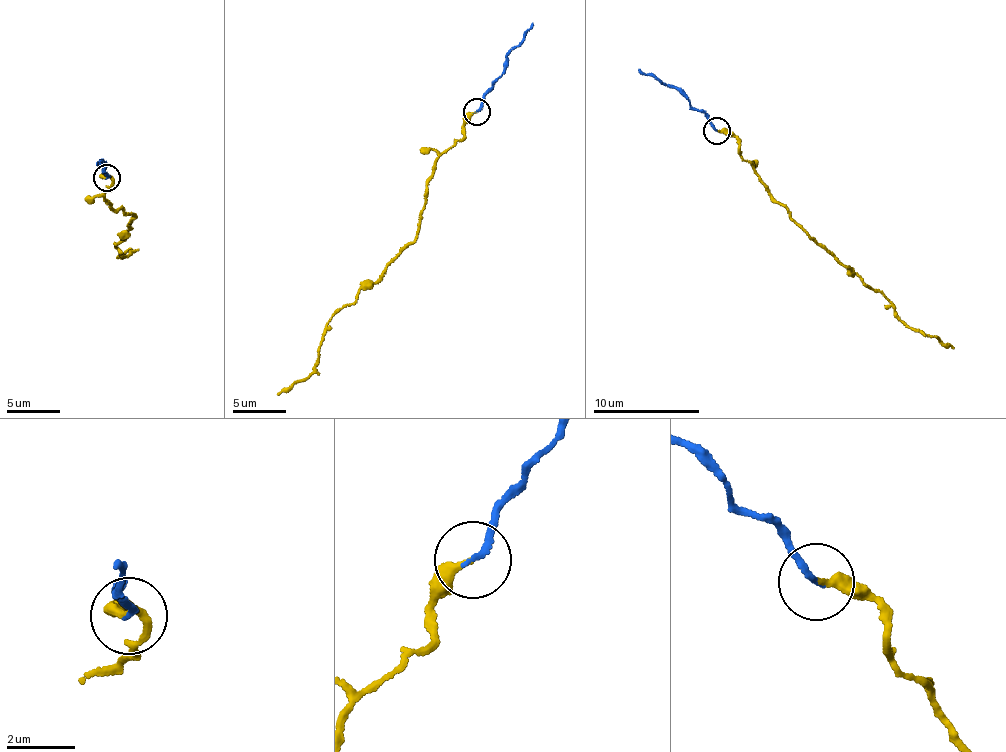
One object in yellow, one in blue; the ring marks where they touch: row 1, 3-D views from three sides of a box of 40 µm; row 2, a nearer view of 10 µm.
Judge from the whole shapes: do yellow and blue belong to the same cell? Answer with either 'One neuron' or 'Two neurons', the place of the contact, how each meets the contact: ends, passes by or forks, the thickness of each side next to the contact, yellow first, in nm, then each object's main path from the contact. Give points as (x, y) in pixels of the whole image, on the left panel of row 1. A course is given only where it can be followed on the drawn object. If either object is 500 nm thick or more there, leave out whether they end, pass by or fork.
One neuron. Place: (107, 178). At the ring yellow ends. At the ring blue ends. Thickness 240 nm (yellow) against 160 nm. Course of yellow: (108, 177), (104, 174), (112, 178), (105, 201), (135, 218), (114, 247), (125, 256), (133, 250), (118, 256). Course of blue: (108, 177), (102, 170), (105, 169), (103, 162), (98, 163)

